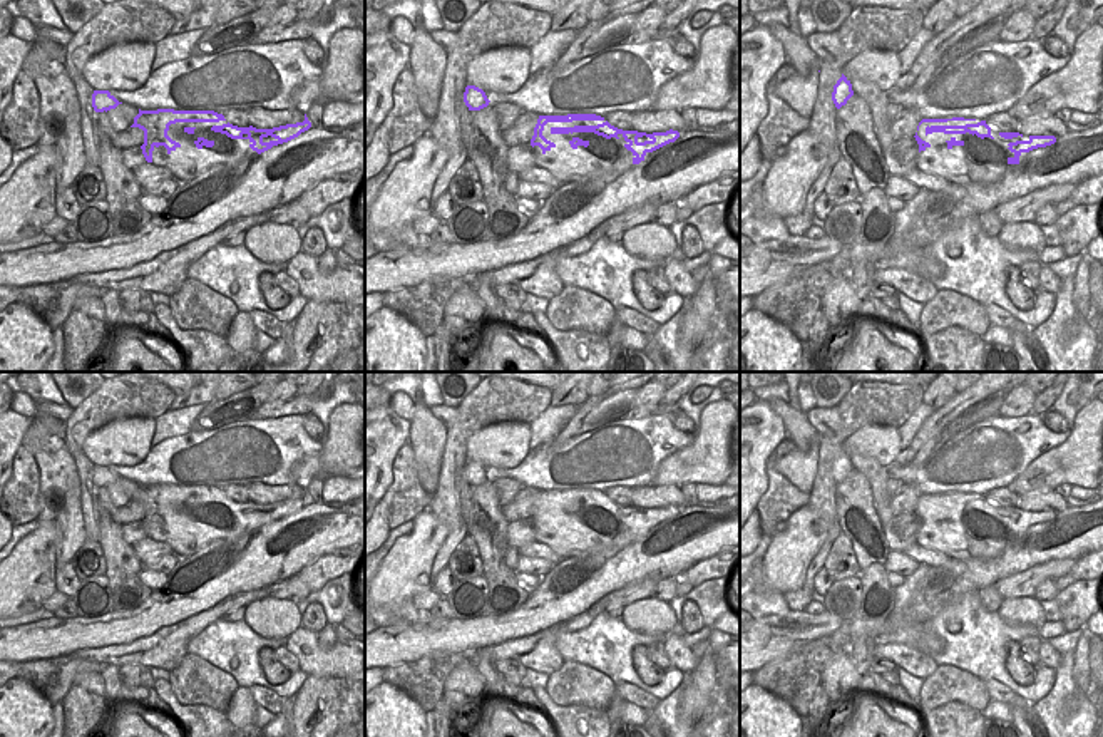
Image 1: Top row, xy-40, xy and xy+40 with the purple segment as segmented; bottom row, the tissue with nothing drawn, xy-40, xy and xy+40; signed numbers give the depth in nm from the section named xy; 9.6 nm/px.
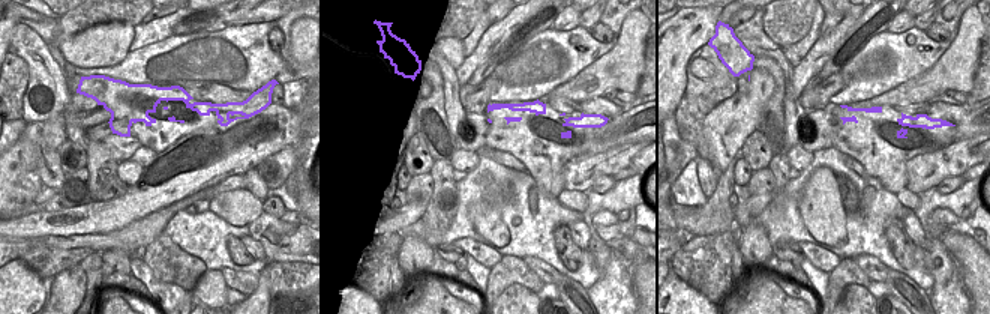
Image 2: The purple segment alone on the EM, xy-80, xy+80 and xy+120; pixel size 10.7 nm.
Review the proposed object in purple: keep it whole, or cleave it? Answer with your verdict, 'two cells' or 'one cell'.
one cell

